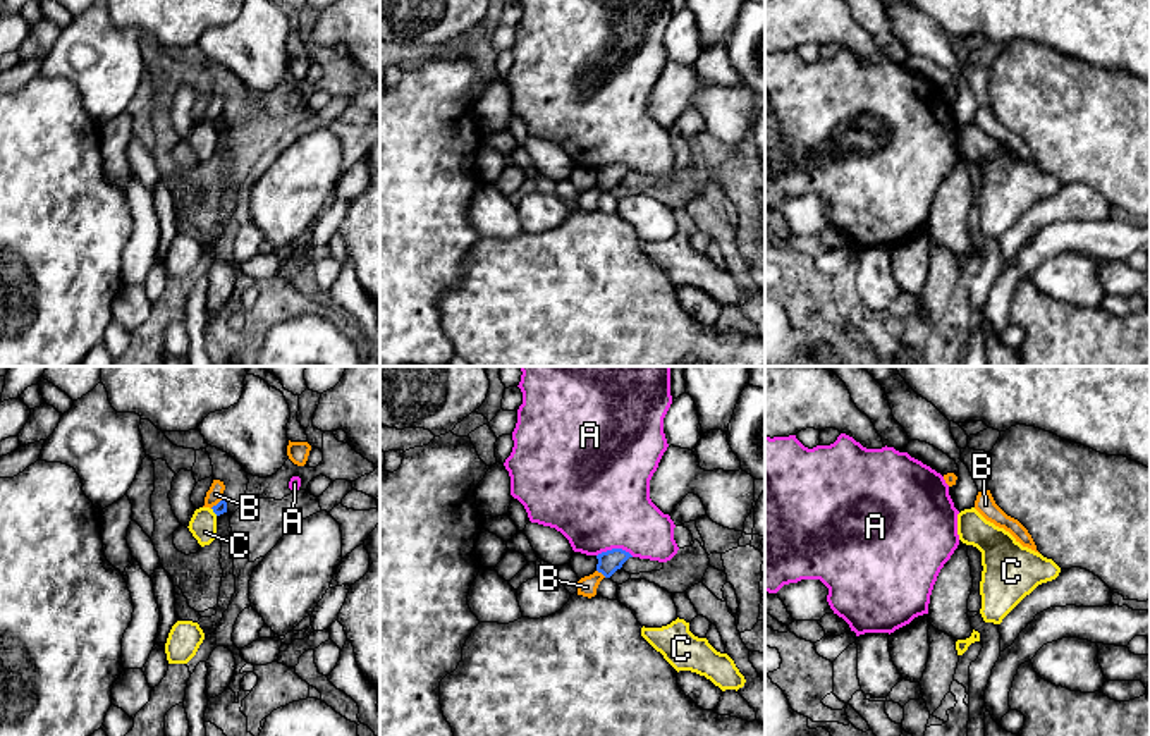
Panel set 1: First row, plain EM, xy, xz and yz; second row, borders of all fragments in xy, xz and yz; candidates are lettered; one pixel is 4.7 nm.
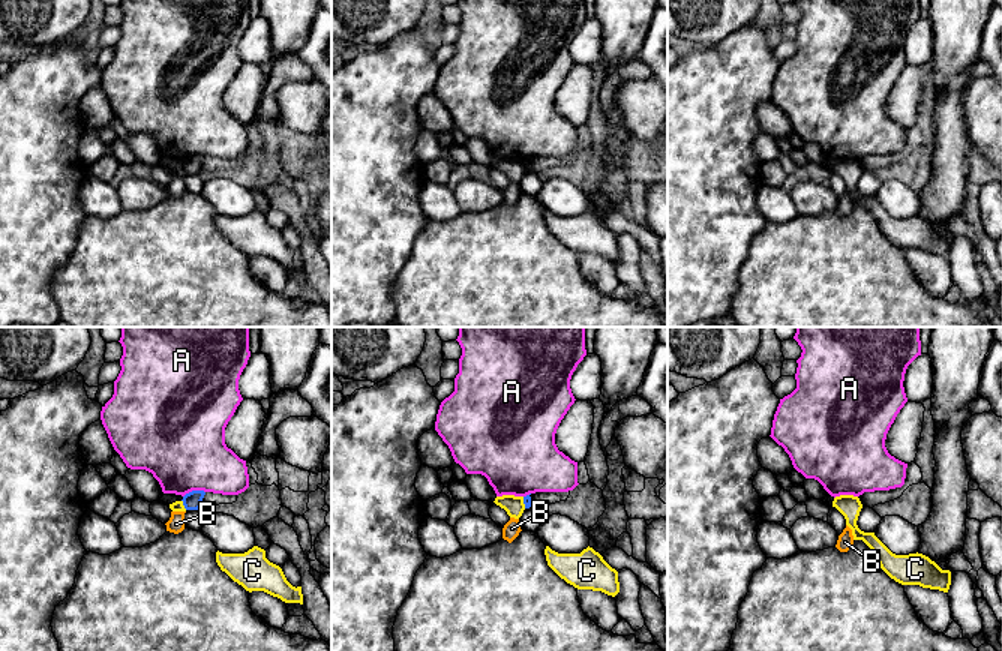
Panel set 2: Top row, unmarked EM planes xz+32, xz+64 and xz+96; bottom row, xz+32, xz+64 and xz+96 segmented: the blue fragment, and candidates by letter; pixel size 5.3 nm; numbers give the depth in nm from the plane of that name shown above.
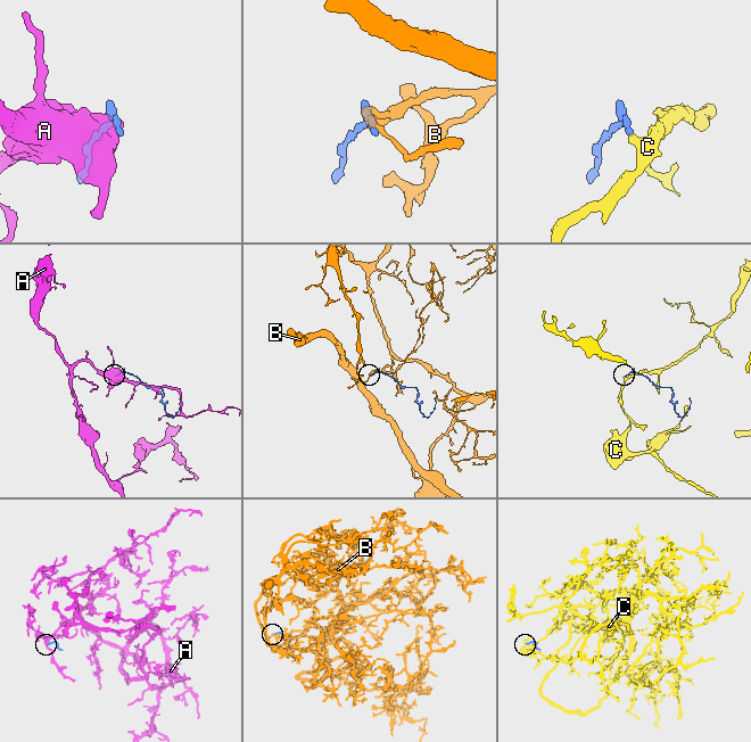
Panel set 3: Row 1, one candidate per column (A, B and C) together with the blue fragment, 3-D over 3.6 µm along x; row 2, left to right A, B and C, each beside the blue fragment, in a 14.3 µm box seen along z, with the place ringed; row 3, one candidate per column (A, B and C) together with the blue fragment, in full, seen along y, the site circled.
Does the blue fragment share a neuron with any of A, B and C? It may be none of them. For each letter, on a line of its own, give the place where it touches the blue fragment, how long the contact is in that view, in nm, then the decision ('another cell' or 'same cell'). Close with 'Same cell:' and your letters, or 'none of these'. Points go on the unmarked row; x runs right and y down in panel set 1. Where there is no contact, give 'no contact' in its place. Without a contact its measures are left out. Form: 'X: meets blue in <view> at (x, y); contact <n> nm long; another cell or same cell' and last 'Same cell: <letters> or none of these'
A: meets blue in xz at (616, 164); contact 180 nm long; another cell
B: meets blue in xz at (602, 188); contact 60 nm long; another cell
C: meets blue in xy at (214, 126); contact 50 nm long; another cell
Same cell: none of these

